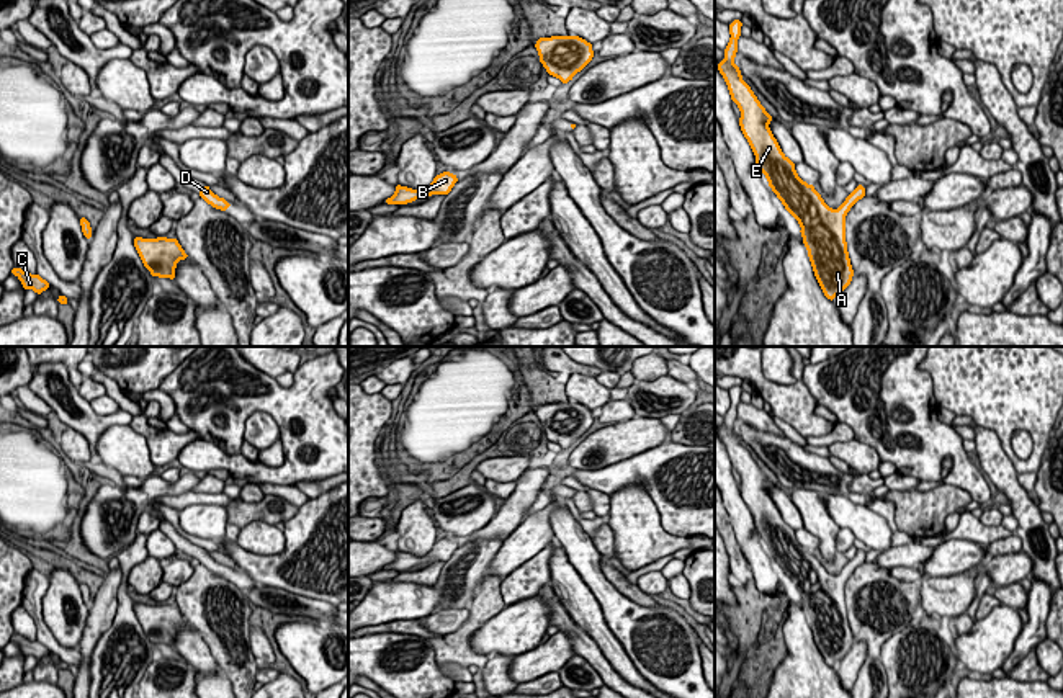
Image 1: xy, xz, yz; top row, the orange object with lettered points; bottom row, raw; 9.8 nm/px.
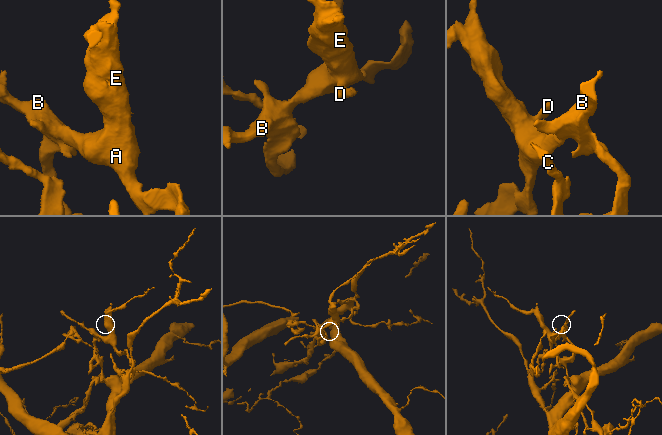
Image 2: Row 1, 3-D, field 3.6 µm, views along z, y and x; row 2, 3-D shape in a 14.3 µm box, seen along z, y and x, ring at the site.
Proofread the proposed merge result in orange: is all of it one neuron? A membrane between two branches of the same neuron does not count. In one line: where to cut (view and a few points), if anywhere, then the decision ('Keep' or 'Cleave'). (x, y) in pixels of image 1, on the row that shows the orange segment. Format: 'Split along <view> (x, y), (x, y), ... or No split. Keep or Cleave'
No split. Keep

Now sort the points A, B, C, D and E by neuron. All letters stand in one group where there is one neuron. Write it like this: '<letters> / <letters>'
A B C D E

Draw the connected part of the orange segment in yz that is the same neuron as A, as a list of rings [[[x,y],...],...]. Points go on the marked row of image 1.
[[[741,20],[729,25],[731,39],[724,49],[724,60],[718,70],[724,77],[733,103],[741,110],[739,126],[756,154],[759,170],[767,177],[769,186],[785,209],[801,226],[800,234],[806,245],[814,276],[829,301],[850,284],[854,270],[847,253],[845,214],[865,196],[865,186],[857,185],[839,209],[831,209],[813,185],[805,183],[795,172],[769,129],[774,119],[760,105],[751,87],[741,78],[734,64]]]

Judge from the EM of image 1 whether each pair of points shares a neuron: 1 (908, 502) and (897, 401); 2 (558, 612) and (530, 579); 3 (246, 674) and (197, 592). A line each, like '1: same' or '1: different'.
1: different
2: different
3: same

